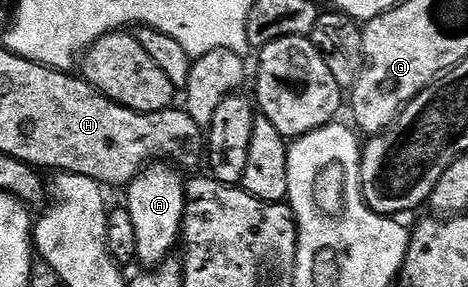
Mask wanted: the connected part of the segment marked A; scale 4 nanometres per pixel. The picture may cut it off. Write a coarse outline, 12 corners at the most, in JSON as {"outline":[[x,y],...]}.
{"outline":[[150,162],[124,189],[136,263],[170,259],[186,177]]}

